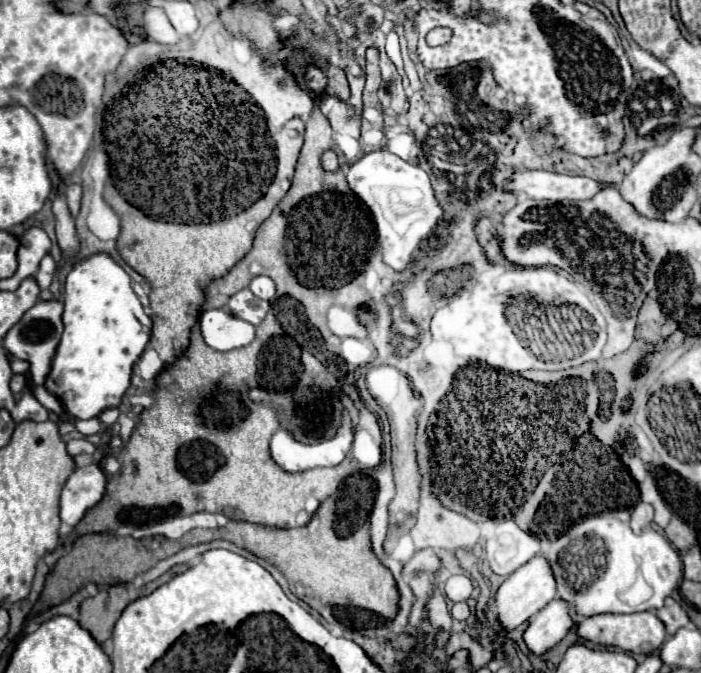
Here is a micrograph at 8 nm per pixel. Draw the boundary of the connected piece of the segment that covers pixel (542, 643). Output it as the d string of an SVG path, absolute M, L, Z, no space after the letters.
M554 599L542 611L538 611L538 615L530 619L522 635L530 653L544 655L548 649L558 645L566 637L568 629L574 625L570 613L572 607L562 599Z

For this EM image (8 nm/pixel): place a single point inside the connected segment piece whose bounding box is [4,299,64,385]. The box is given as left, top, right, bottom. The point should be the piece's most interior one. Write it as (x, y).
(34, 338)

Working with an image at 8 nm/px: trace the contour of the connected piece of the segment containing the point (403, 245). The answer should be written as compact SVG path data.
M378 149L358 159L358 163L348 169L346 179L350 189L362 197L376 219L376 233L380 239L377 242L384 249L384 261L398 271L408 267L414 261L414 251L420 247L420 241L434 231L436 221L442 215L442 209L436 205L428 173L386 149Z

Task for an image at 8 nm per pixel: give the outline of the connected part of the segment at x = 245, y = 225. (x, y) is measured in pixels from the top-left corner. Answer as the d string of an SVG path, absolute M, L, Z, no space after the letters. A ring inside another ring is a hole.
M290 119L282 131L274 137L278 149L278 169L272 185L250 209L242 211L232 219L222 219L210 225L186 225L186 223L162 223L148 219L142 211L128 205L126 201L116 203L116 211L122 219L122 231L118 237L118 251L122 259L144 275L152 287L152 337L150 347L158 351L164 365L172 365L182 357L190 345L190 329L198 323L198 315L206 301L204 288L214 279L224 277L250 249L256 229L270 217L272 209L286 195L292 185L296 159L304 143L304 121ZM128 243L134 243L134 249L128 249Z

